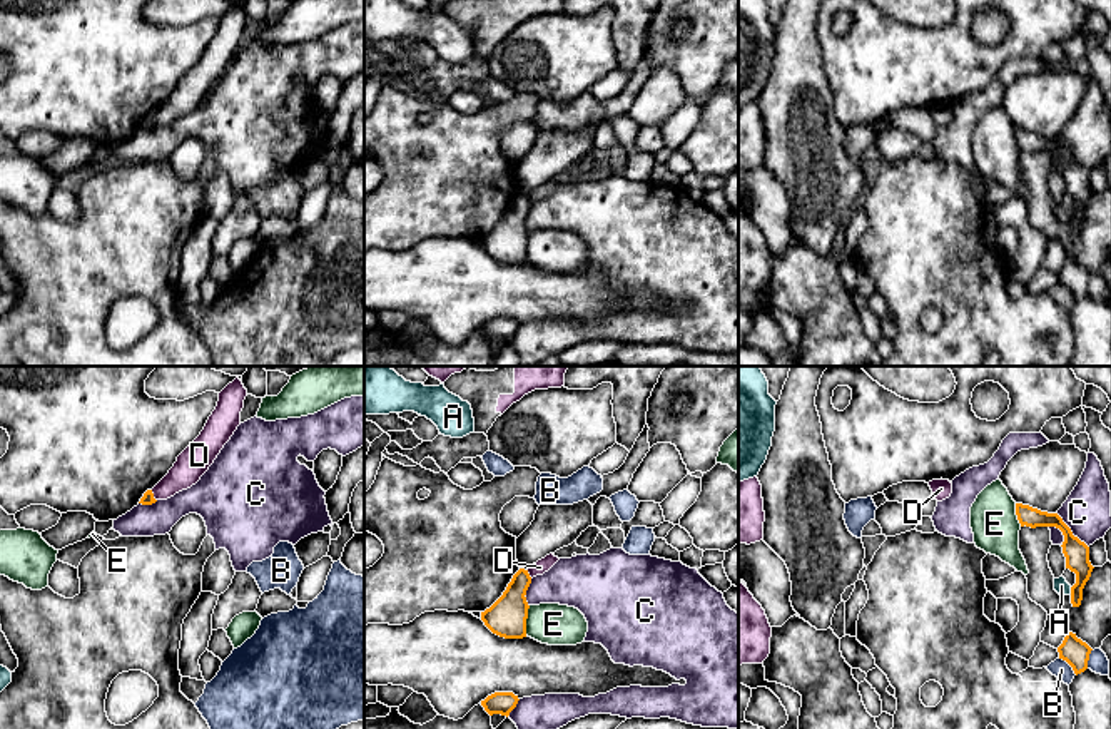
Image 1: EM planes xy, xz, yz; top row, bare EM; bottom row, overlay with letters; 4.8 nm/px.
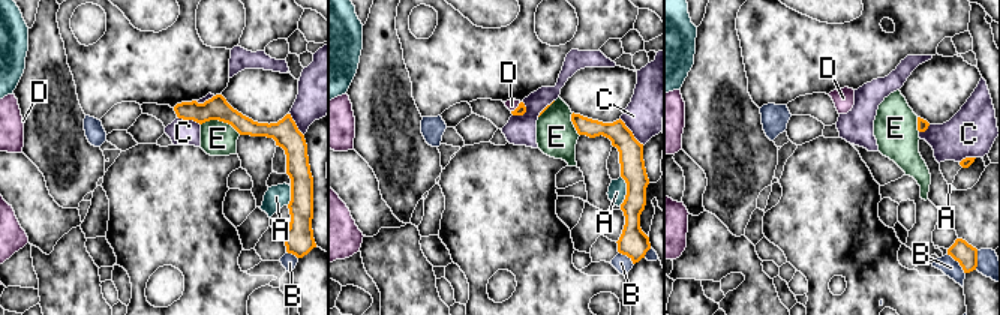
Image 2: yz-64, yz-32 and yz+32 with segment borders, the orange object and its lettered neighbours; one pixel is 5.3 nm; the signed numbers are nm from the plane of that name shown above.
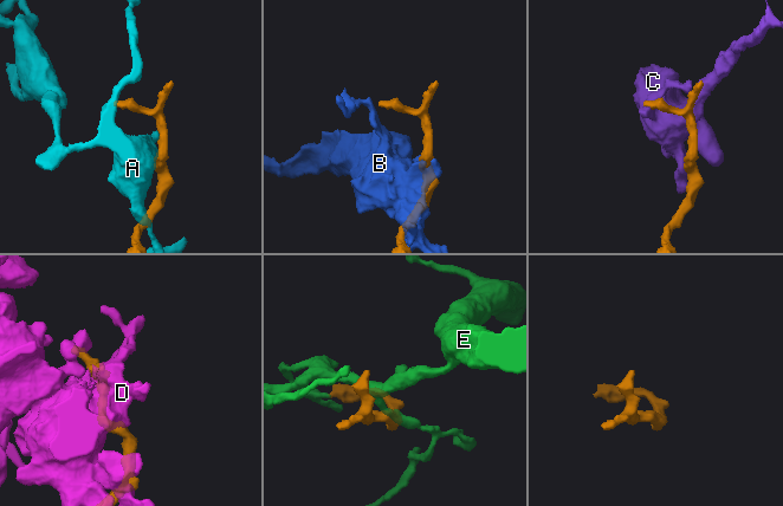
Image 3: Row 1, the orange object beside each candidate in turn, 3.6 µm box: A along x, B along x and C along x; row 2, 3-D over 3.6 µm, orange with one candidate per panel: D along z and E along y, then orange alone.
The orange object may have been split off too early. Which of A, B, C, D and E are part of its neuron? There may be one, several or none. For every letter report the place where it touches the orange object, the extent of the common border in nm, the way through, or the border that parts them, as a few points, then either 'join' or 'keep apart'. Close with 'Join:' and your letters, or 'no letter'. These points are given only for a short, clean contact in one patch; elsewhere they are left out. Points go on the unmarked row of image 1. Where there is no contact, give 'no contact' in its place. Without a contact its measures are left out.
A: contact yz (1071, 216); length 30 nm; keep apart
B: contact yz (1070, 290); length 120 nm; keep apart
C: contact yz (1070, 156); length 240 nm; keep apart
D: contact xy (152, 121); length 60 nm; border xy (151, 116), (156, 126); keep apart
E: contact xz (525, 246); length 150 nm; keep apart
Join: no letter

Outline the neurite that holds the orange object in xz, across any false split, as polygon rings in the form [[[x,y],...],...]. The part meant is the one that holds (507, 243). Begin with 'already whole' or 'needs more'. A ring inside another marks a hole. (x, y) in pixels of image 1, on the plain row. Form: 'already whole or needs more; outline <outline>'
already whole; outline [[[520,194],[503,221],[484,237],[481,246],[496,261],[505,264],[526,263],[528,227],[526,216],[531,209],[528,196]]]

